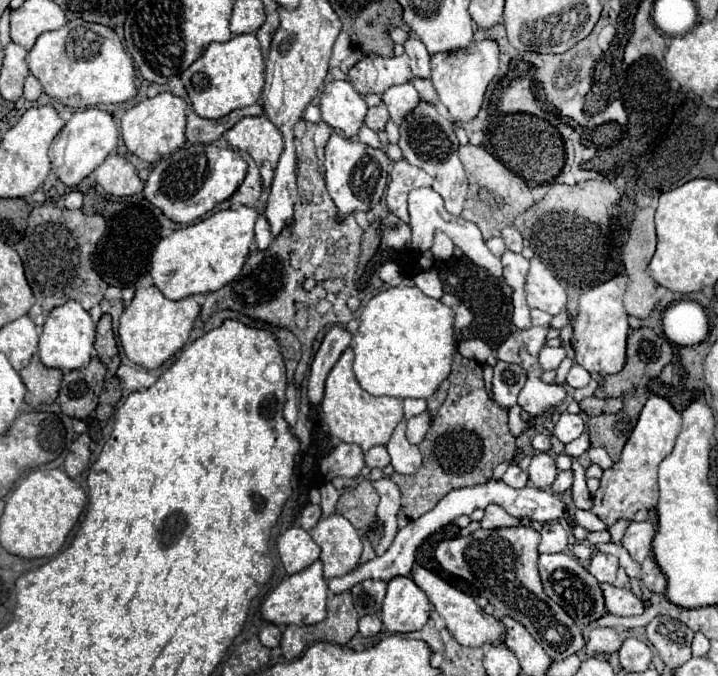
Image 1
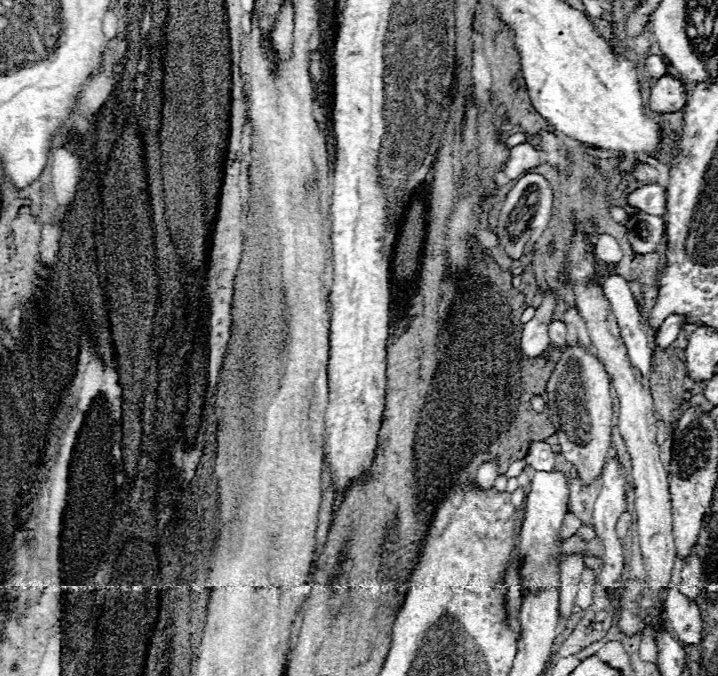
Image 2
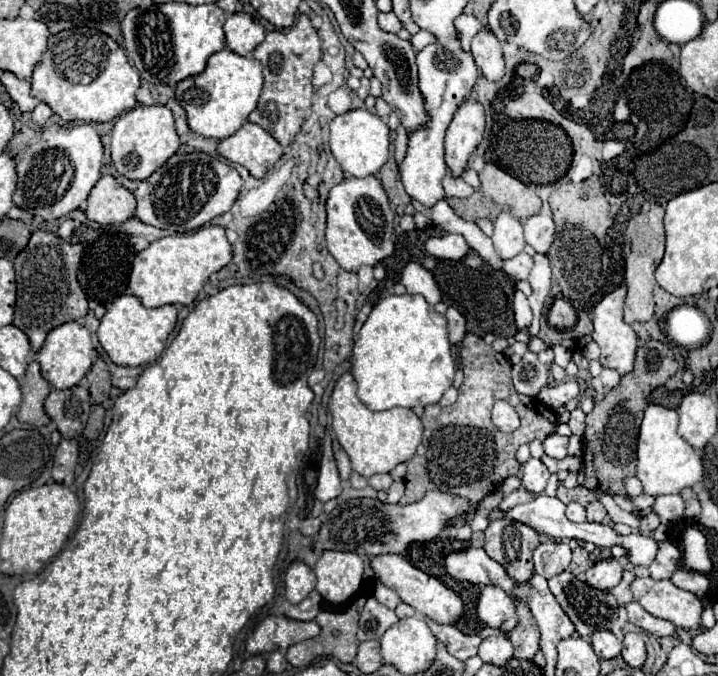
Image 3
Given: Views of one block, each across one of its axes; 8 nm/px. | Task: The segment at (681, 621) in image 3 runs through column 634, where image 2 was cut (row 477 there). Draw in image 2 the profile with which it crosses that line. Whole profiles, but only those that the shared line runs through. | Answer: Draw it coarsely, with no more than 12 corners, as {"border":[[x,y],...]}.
{"border":[[562,352],[546,384],[560,452],[592,484],[612,448],[602,362]]}

